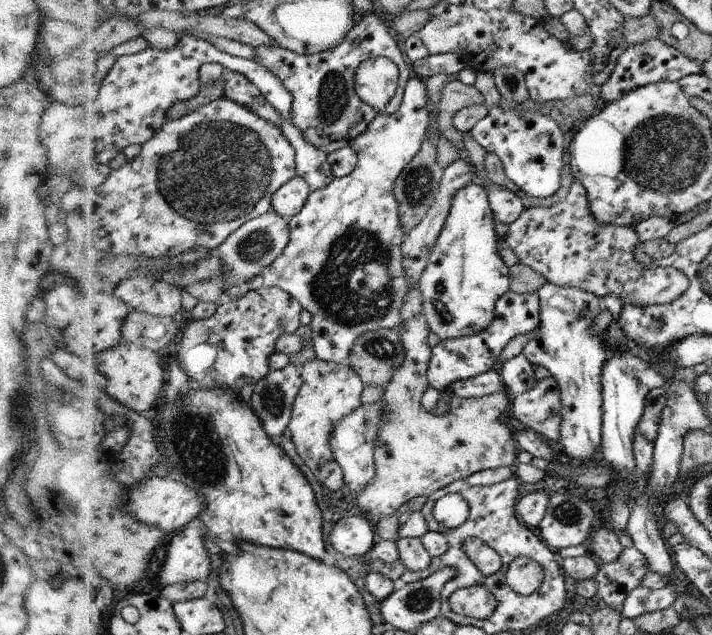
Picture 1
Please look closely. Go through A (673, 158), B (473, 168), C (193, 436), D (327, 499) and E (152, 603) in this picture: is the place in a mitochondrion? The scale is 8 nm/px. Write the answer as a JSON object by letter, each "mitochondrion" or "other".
{"A":"mitochondrion","B":"other","C":"mitochondrion","D":"other","E":"other"}

